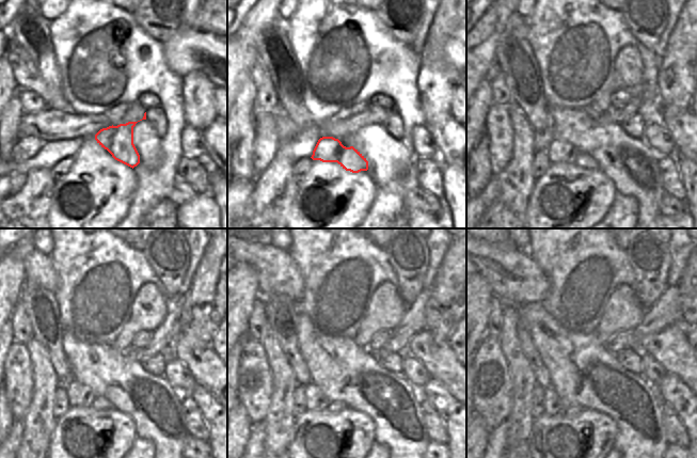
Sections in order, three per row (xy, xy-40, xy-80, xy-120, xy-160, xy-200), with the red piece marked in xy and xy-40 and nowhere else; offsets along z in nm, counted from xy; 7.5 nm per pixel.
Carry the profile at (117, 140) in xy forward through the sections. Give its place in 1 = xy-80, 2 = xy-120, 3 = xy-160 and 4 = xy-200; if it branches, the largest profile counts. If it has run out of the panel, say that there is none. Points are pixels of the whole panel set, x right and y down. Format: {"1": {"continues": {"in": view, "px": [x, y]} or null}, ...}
{"1": {"continues": {"in": "xy-80", "px": [558, 151]}}, "2": {"continues": {"in": "xy-120", "px": [78, 394]}}, "3": {"continues": {"in": "xy-160", "px": [315, 399]}}, "4": {"continues": {"in": "xy-200", "px": [552, 405]}}}

